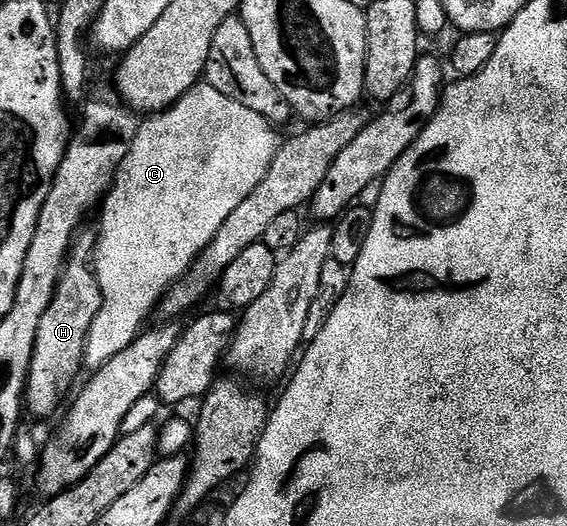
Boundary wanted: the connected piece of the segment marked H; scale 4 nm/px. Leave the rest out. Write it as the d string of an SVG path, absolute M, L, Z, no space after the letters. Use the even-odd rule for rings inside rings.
M88 227L78 229L73 236L73 245L69 248L69 259L65 262L65 270L61 273L59 283L55 287L55 295L51 299L51 307L43 315L39 322L39 335L35 335L35 351L31 355L31 367L29 368L29 381L25 385L25 402L27 413L33 417L49 417L61 405L65 396L70 396L69 388L73 380L80 375L85 365L85 348L89 342L91 323L95 323L95 315L103 307L103 291L97 278L97 270L93 264L97 251L98 234L93 233Z

